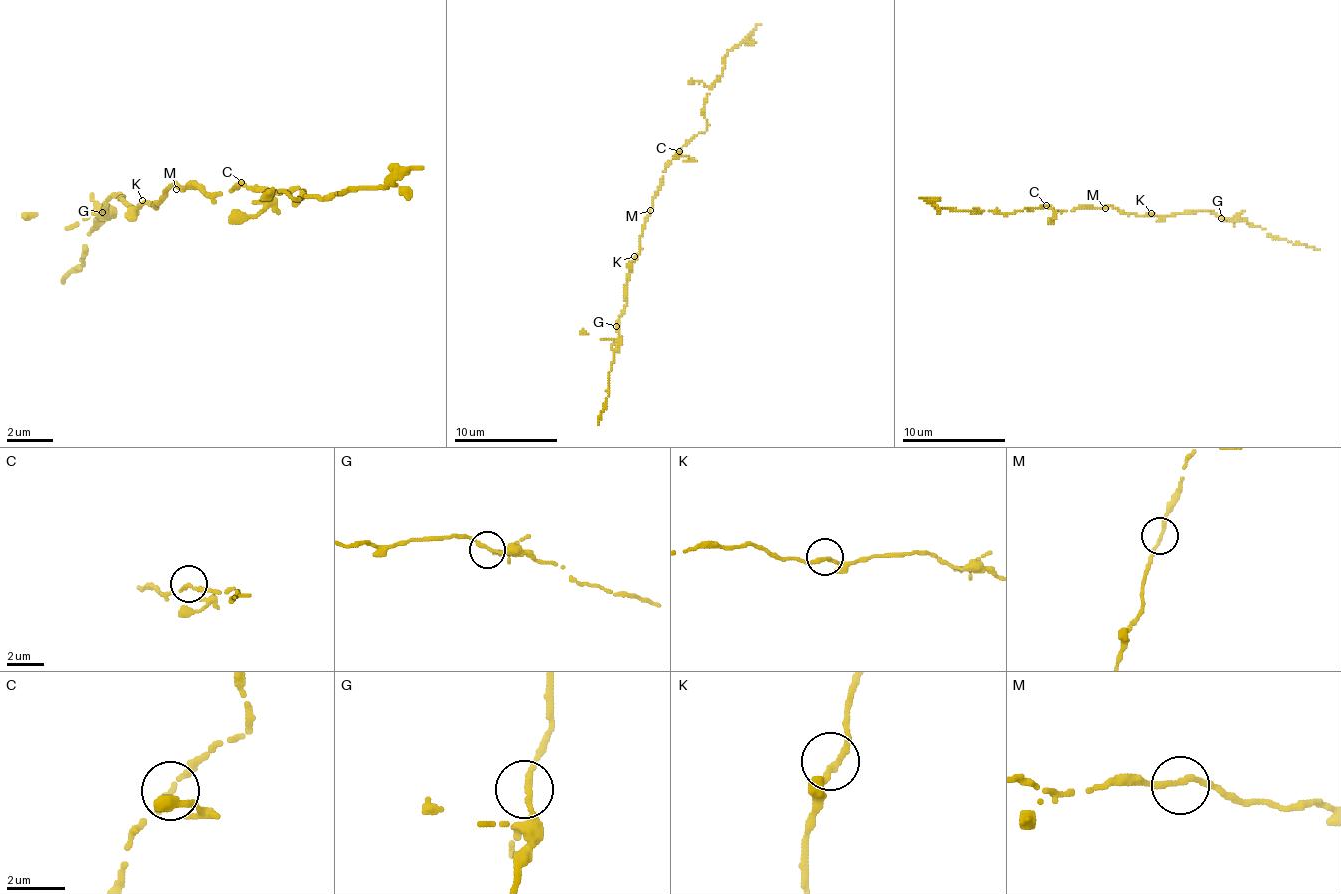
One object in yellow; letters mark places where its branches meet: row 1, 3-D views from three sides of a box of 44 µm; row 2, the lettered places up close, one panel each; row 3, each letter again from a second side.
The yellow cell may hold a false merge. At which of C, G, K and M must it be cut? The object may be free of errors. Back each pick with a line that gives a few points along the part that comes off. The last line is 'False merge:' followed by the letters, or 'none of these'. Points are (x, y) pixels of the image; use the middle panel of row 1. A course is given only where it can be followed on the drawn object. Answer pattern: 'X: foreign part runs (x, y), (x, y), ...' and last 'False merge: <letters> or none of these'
False merge: none of these

